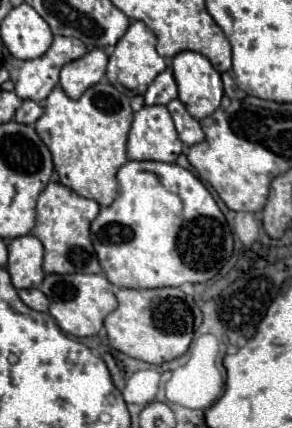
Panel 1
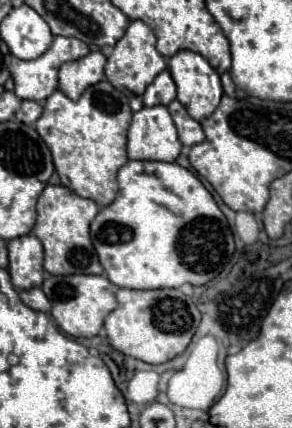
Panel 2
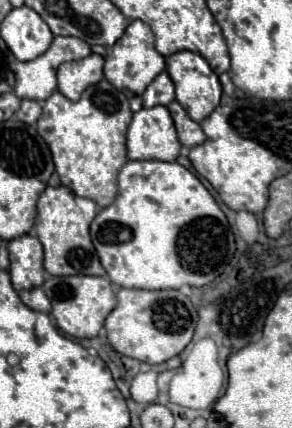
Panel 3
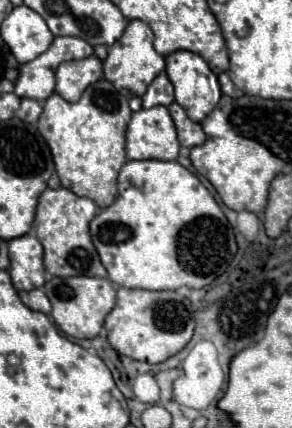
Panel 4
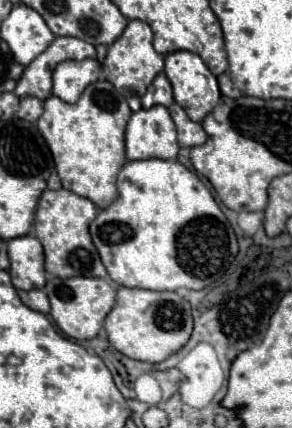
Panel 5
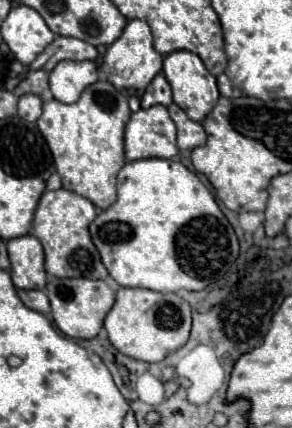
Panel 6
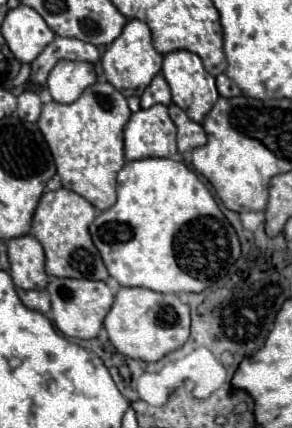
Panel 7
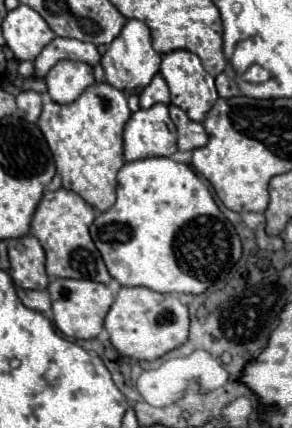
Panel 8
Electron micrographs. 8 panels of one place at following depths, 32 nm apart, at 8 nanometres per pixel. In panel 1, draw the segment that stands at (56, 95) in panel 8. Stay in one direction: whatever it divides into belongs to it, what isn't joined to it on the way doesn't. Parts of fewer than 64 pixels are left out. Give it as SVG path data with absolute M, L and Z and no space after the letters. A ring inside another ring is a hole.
M100 48L88 52L78 60L64 64L60 70L60 88L72 100L78 100L86 88L98 84L104 78L106 64L108 64L108 56Z

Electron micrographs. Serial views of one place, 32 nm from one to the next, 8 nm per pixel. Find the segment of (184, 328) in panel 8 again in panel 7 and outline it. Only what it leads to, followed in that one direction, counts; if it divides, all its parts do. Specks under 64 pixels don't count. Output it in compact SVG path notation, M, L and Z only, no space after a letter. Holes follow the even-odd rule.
M120 288L110 312L106 314L104 328L122 356L156 362L188 340L190 308L176 294L160 294L148 288Z

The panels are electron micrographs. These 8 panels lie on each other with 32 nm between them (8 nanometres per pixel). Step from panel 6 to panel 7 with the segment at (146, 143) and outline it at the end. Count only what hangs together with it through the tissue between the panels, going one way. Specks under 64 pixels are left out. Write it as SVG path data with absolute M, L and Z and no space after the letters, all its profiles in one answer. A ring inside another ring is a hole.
M164 104L138 110L130 116L124 128L126 160L142 160L150 156L170 158L176 152L176 126Z

